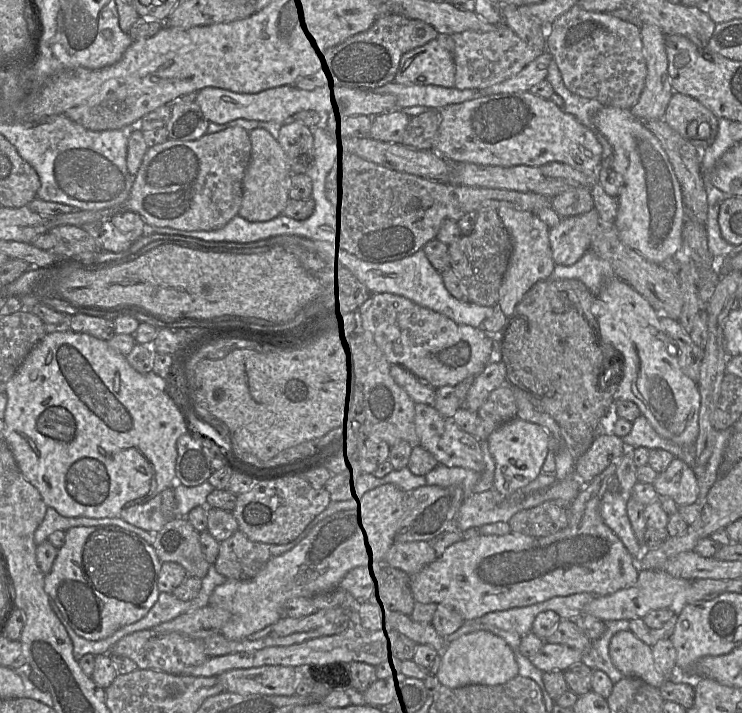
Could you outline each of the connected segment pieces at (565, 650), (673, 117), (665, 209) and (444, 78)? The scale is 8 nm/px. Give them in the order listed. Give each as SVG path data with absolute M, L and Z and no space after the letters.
M546 642L531 662L541 671L565 671L586 660L585 655L567 645Z
M675 91L668 103L663 119L685 139L688 139L687 126L692 120L698 119L708 122L711 135L706 141L700 142L700 146L706 145L706 148L713 143L717 135L718 117L696 99Z
M603 106L593 122L613 148L612 168L621 177L614 221L619 238L646 259L661 264L683 246L686 222L681 185L660 141L630 109Z
M437 38L433 39L423 46L414 48L403 54L394 82L404 85L422 84L452 88L455 86L453 56L439 44Z

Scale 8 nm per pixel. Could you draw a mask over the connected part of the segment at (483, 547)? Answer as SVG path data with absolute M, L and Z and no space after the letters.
M612 462L591 482L583 486L581 492L571 502L568 526L557 533L545 537L532 537L512 532L500 536L479 534L452 544L432 563L410 575L410 588L414 600L453 608L466 621L494 611L537 604L556 596L577 593L605 596L633 586L639 577L638 562L605 524L600 513L602 497L607 491L608 482L616 474L617 466L618 462Z

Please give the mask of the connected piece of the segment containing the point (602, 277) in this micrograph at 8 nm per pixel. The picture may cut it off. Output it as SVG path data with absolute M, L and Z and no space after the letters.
M589 249L577 262L570 266L556 264L550 279L577 279L595 297L598 297L605 282L614 276L616 275L611 264Z

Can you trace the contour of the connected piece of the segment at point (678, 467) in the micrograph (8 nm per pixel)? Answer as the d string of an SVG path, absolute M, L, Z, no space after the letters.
M676 457L652 485L658 497L669 497L678 506L691 505L698 500L699 486L693 469Z

